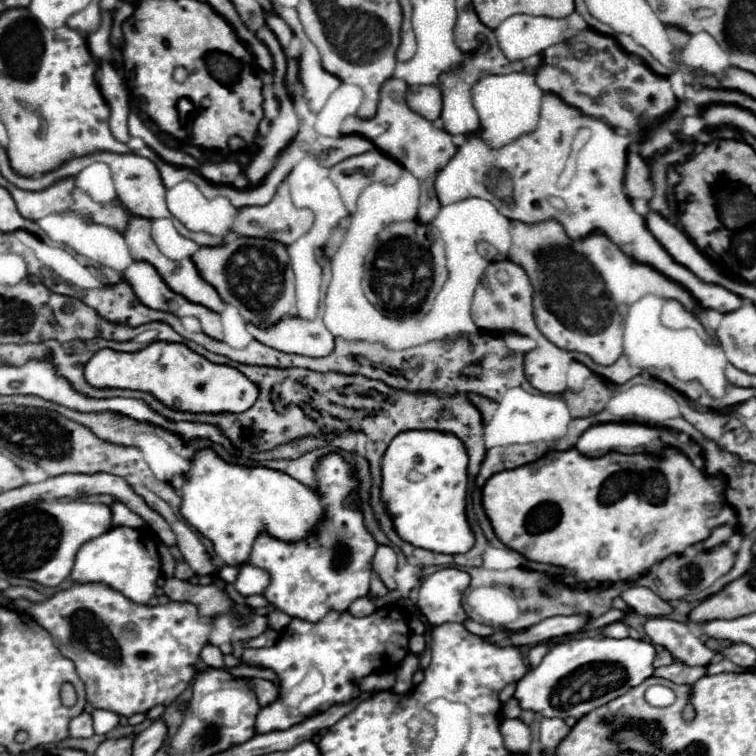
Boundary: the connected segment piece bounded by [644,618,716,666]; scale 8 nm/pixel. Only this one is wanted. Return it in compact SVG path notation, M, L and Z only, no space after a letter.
M648 618L644 630L650 636L652 644L664 646L674 656L674 660L686 666L708 666L712 656L716 654L706 648L704 642L684 622L674 622L668 618Z

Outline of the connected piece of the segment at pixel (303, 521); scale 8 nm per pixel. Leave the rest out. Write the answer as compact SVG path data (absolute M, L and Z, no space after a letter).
M202 450L194 456L182 486L180 512L190 526L214 544L216 556L228 566L240 566L248 560L260 532L282 542L300 542L306 540L324 518L320 496L298 480L268 468L226 464L212 450Z

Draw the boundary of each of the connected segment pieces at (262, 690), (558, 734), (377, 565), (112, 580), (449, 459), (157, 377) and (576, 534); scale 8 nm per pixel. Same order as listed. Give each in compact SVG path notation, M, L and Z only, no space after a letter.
M252 678L250 684L252 684L252 690L254 690L256 696L258 696L260 706L268 706L268 704L272 704L272 702L278 700L278 694L280 694L280 692L278 692L278 688L276 688L272 682L260 680L260 678Z
M540 720L540 742L546 754L556 754L558 744L568 736L570 726L564 720Z
M378 546L374 560L372 560L374 574L384 582L388 590L396 590L394 572L396 572L396 552L388 546Z
M114 526L104 534L88 540L78 550L70 574L70 580L74 584L92 584L104 580L106 586L122 592L136 604L148 604L152 600L152 592L156 592L158 578L160 578L160 556L156 550L156 542L148 534L126 526Z
M400 432L400 436L390 442L382 458L380 498L386 504L388 514L392 516L394 530L404 542L440 554L464 554L472 548L474 536L466 520L466 466L468 454L464 452L464 444L460 444L456 436L448 436L442 432Z
M156 342L134 354L100 350L86 364L84 378L94 388L128 388L150 392L164 406L192 414L222 414L246 412L256 402L256 386L236 368L218 366L198 356L184 344Z
M572 448L568 452L548 452L548 456L544 456L544 460L536 460L536 464L526 464L524 468L514 468L512 472L498 472L496 476L488 478L488 482L482 488L482 506L494 528L494 534L504 546L516 550L518 554L522 554L532 562L544 562L544 564L566 568L568 572L572 572L578 584L590 584L590 582L606 584L606 582L618 582L618 580L628 582L628 580L634 580L636 576L640 578L640 574L644 574L648 568L662 562L664 558L672 554L682 554L688 546L708 538L710 530L706 528L706 520L716 516L722 510L724 506L722 492L724 492L724 478L708 478L704 472L694 468L684 454L672 448L668 448L664 452L664 458L660 460L652 456L624 456L618 452L608 452L608 456L602 456L602 458L586 458Z

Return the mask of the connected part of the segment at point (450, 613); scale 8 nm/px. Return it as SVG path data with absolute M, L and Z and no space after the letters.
M442 568L428 576L418 594L418 604L424 604L424 618L432 626L444 622L464 622L466 612L460 598L468 584L470 576L458 568Z

